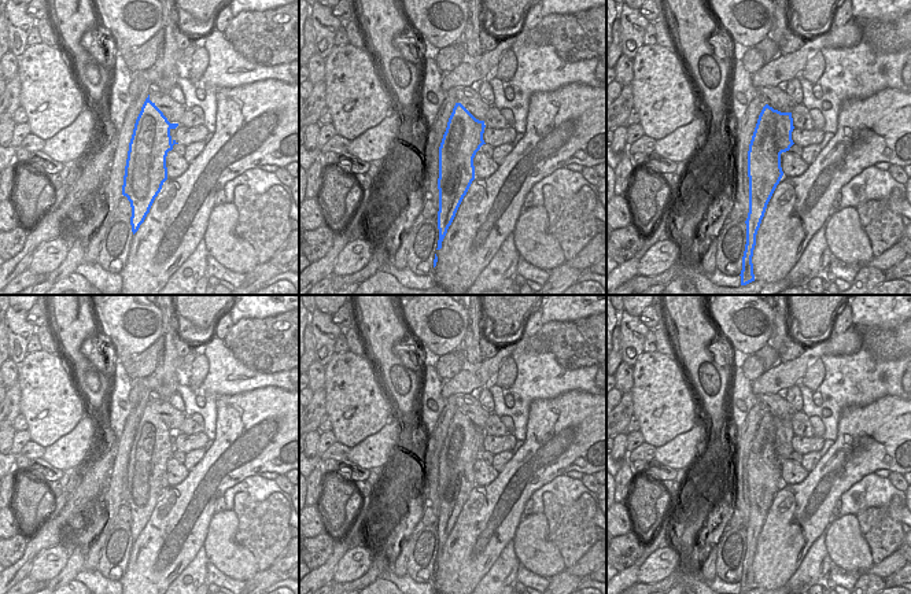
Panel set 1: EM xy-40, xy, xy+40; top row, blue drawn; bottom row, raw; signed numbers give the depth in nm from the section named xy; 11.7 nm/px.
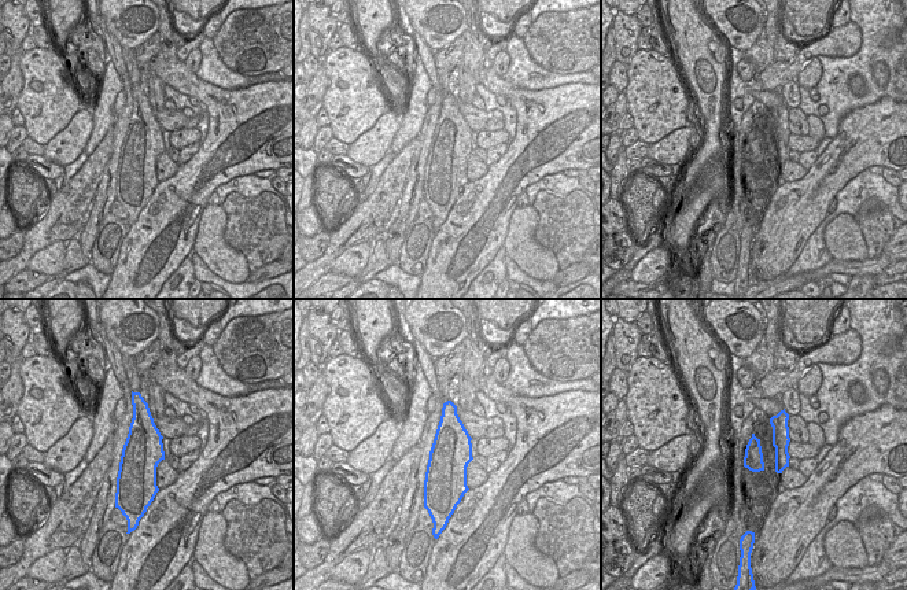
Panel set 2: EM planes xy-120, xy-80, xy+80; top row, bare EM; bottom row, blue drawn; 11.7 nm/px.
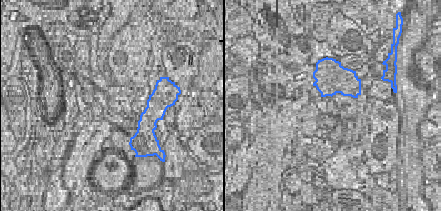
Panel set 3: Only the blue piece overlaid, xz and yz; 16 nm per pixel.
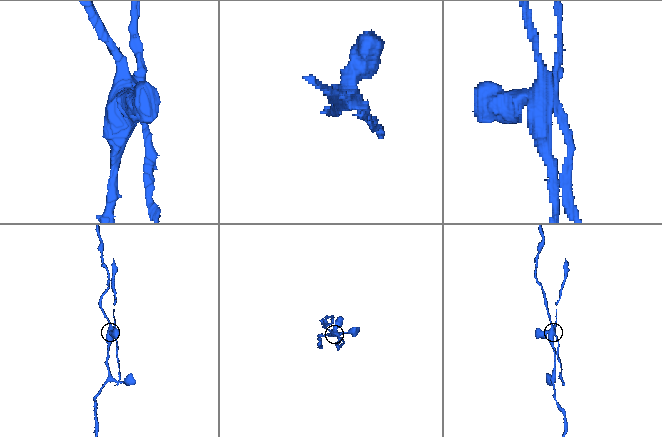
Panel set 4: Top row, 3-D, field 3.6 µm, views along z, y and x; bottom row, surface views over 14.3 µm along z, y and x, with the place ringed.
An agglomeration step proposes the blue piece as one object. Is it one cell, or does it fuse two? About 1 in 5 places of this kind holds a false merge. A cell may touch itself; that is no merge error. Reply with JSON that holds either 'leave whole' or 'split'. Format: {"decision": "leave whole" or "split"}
{"decision": "split"}

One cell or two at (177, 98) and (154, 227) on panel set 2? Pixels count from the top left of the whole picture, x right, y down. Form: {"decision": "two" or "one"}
{"decision": "two"}

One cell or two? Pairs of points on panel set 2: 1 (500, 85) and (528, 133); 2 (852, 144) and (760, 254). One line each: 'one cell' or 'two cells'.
1: one cell
2: one cell

